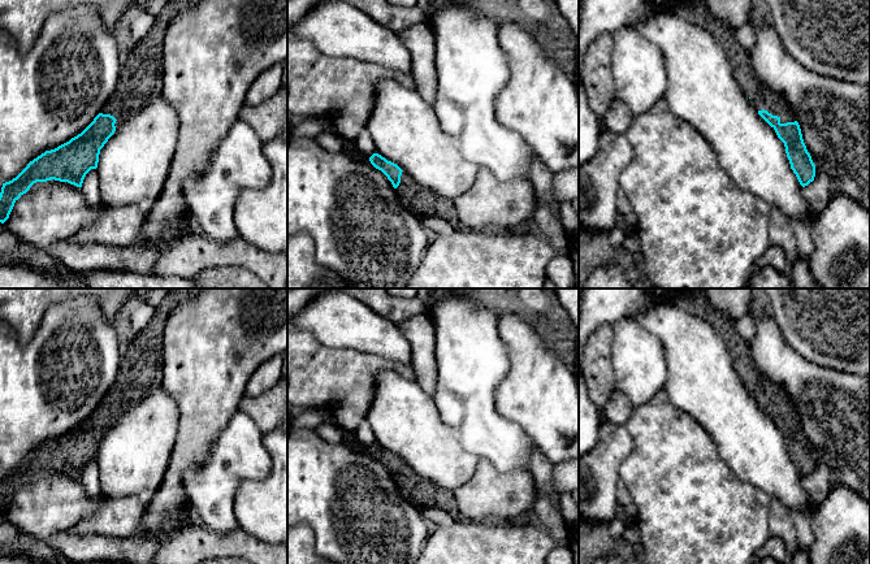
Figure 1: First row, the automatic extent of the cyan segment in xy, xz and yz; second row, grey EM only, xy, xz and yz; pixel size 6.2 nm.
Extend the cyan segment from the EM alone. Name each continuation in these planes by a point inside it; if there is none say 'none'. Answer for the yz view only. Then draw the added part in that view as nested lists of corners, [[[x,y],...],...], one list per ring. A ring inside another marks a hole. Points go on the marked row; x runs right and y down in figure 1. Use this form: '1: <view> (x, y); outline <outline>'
1: yz (696, 11); outline [[[680,0],[680,13],[692,23],[707,30],[723,47],[733,68],[733,75],[741,91],[752,100],[757,110],[767,110],[780,118],[780,123],[795,122],[789,103],[779,94],[767,90],[750,68],[749,52],[735,40],[735,29],[718,19],[706,6],[706,0]]]

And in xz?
1: xz (420, 202); outline [[[402,172],[401,183],[394,191],[402,207],[417,218],[441,217],[450,222],[455,231],[466,230],[453,203],[437,196],[430,190],[420,187],[404,172]]]

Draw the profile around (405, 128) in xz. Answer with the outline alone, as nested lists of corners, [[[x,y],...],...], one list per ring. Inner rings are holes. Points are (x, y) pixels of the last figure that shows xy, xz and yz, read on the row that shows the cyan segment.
[[[378,81],[367,130],[376,153],[397,164],[420,187],[453,204],[472,187],[480,166],[463,157],[416,90]]]

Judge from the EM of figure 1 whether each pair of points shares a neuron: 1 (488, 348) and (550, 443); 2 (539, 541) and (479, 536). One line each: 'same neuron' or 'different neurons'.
1: different neurons
2: same neuron

